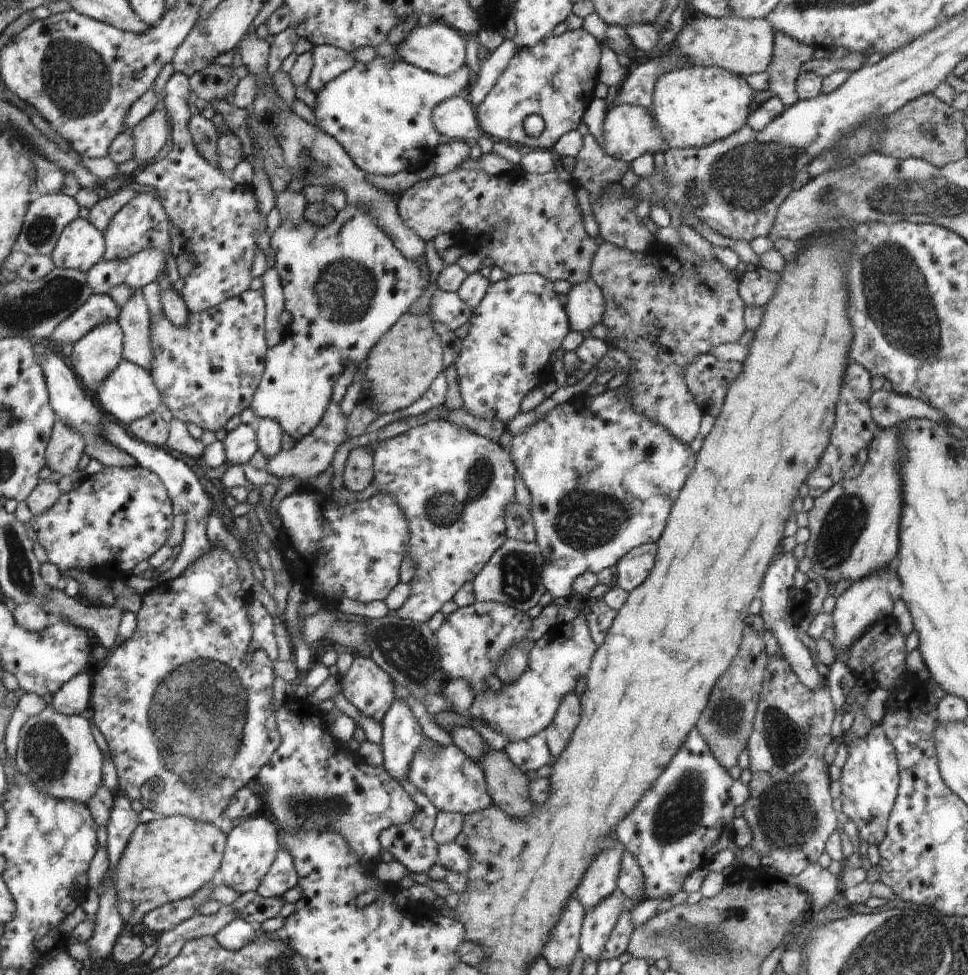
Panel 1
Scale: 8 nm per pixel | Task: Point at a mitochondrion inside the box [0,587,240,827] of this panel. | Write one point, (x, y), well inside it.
(46, 754)

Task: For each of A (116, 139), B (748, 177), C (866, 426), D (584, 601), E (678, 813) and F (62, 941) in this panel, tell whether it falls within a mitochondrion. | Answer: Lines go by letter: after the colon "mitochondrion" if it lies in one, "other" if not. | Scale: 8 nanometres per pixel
A: other
B: mitochondrion
C: other
D: other
E: mitochondrion
F: other

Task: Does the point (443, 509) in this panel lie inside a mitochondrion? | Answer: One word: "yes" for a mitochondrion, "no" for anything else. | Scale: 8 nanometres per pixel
yes

